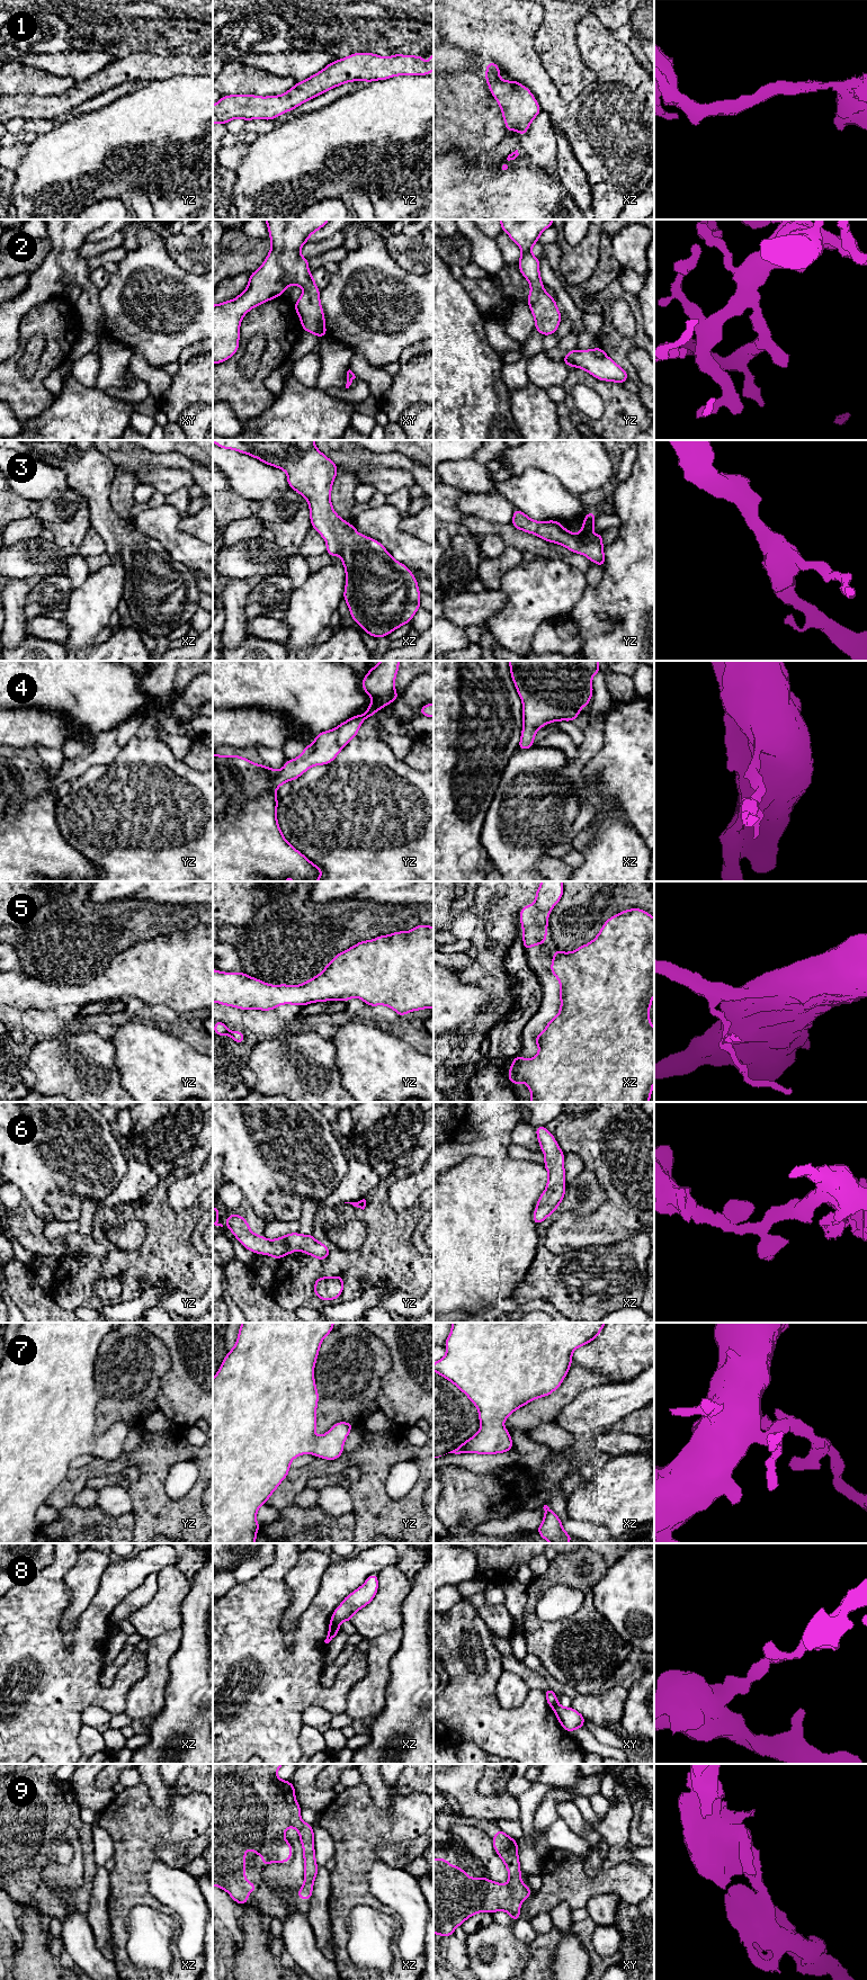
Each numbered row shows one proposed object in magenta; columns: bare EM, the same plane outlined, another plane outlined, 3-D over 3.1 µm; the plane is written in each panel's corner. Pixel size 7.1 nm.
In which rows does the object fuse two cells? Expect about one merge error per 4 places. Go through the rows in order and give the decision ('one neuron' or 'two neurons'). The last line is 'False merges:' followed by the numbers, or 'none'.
1: one neuron
2: one neuron
3: one neuron
4: one neuron
5: one neuron
6: one neuron
7: one neuron
8: two neurons
9: one neuron
False merges: 8

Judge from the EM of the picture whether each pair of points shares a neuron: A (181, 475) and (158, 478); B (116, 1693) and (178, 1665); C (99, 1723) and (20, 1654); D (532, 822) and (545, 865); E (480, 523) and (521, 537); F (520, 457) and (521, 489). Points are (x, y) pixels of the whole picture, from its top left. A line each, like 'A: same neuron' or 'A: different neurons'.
A: same neuron
B: different neurons
C: different neurons
D: different neurons
E: same neuron
F: different neurons

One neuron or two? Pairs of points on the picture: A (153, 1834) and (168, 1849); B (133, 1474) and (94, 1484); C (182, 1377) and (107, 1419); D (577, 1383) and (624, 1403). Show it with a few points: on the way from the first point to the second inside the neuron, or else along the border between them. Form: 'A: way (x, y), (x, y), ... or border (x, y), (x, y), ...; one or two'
A: border (187, 1839), (161, 1843), (153, 1851); two
B: way (123, 1480), (104, 1481); one
C: border (170, 1365), (170, 1369), (161, 1379), (157, 1407); two
D: border (611, 1381), (586, 1388), (568, 1404); two

